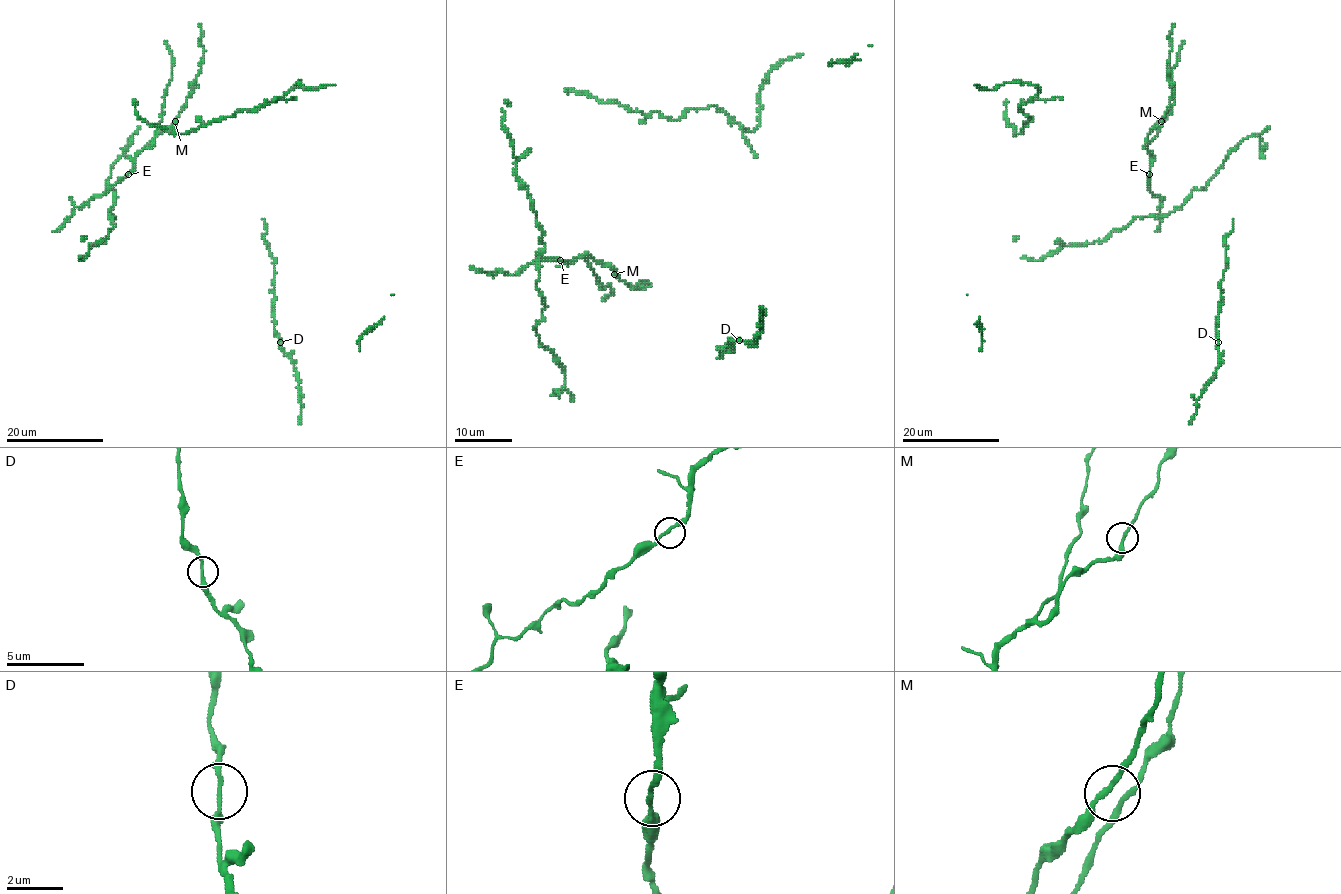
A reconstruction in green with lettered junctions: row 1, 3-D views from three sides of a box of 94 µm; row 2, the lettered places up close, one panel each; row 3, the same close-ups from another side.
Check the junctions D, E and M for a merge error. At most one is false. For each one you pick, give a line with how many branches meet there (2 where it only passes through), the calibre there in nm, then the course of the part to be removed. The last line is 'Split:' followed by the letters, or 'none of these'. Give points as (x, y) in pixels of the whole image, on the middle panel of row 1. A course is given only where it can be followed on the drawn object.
Split: none of these

